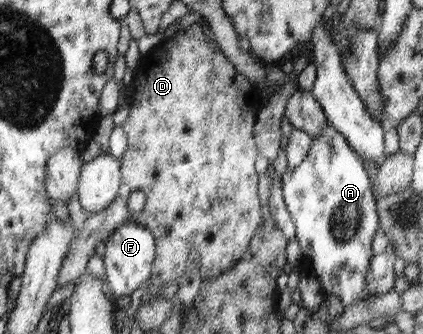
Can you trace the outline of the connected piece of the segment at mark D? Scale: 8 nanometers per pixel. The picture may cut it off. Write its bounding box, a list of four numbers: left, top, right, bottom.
[60,23,262,288]

